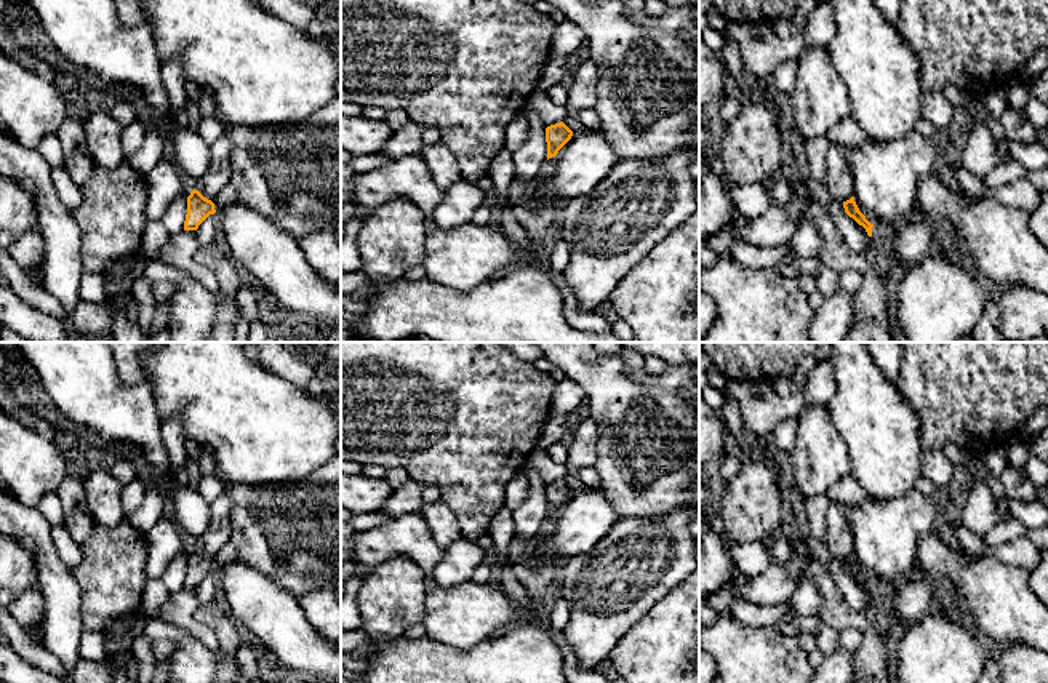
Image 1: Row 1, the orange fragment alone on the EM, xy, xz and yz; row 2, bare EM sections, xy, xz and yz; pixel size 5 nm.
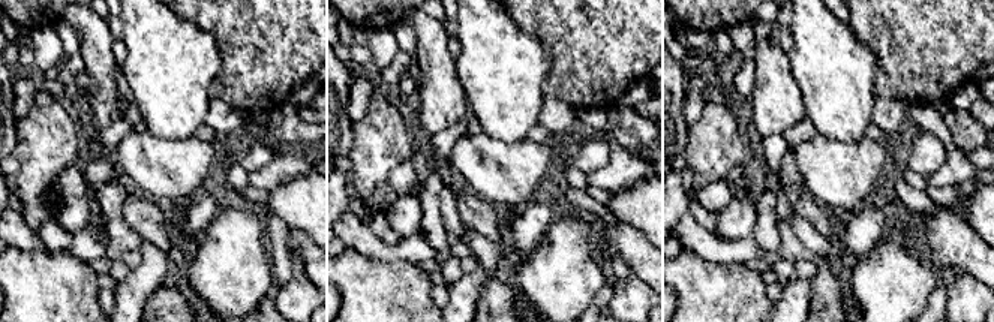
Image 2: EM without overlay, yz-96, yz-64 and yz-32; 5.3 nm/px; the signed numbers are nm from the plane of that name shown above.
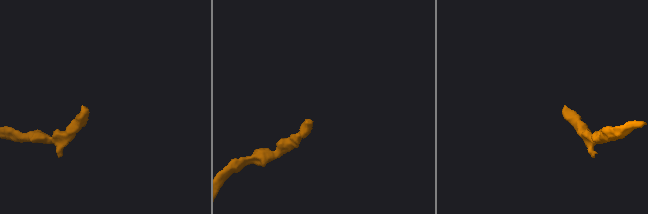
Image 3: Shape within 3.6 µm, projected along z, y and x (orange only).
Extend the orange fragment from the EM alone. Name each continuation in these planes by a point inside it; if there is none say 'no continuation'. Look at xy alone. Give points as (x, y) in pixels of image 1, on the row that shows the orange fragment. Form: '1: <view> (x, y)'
1: xy (218, 175)

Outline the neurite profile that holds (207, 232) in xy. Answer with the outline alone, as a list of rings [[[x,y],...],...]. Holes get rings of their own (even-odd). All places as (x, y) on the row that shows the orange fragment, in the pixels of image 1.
[[[210,214],[195,230],[197,232],[197,242],[198,246],[208,246],[216,242],[218,234],[221,232],[218,224],[218,216]]]

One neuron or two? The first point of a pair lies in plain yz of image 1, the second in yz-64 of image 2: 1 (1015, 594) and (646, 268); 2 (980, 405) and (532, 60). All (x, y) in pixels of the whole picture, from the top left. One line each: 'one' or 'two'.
1: one
2: two

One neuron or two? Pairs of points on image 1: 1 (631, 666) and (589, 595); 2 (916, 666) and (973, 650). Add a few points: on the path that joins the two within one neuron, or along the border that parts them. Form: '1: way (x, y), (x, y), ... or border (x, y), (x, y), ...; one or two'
1: border (644, 616), (612, 650), (605, 663); two
2: way (930, 666), (935, 666), (946, 655), (959, 651); one

